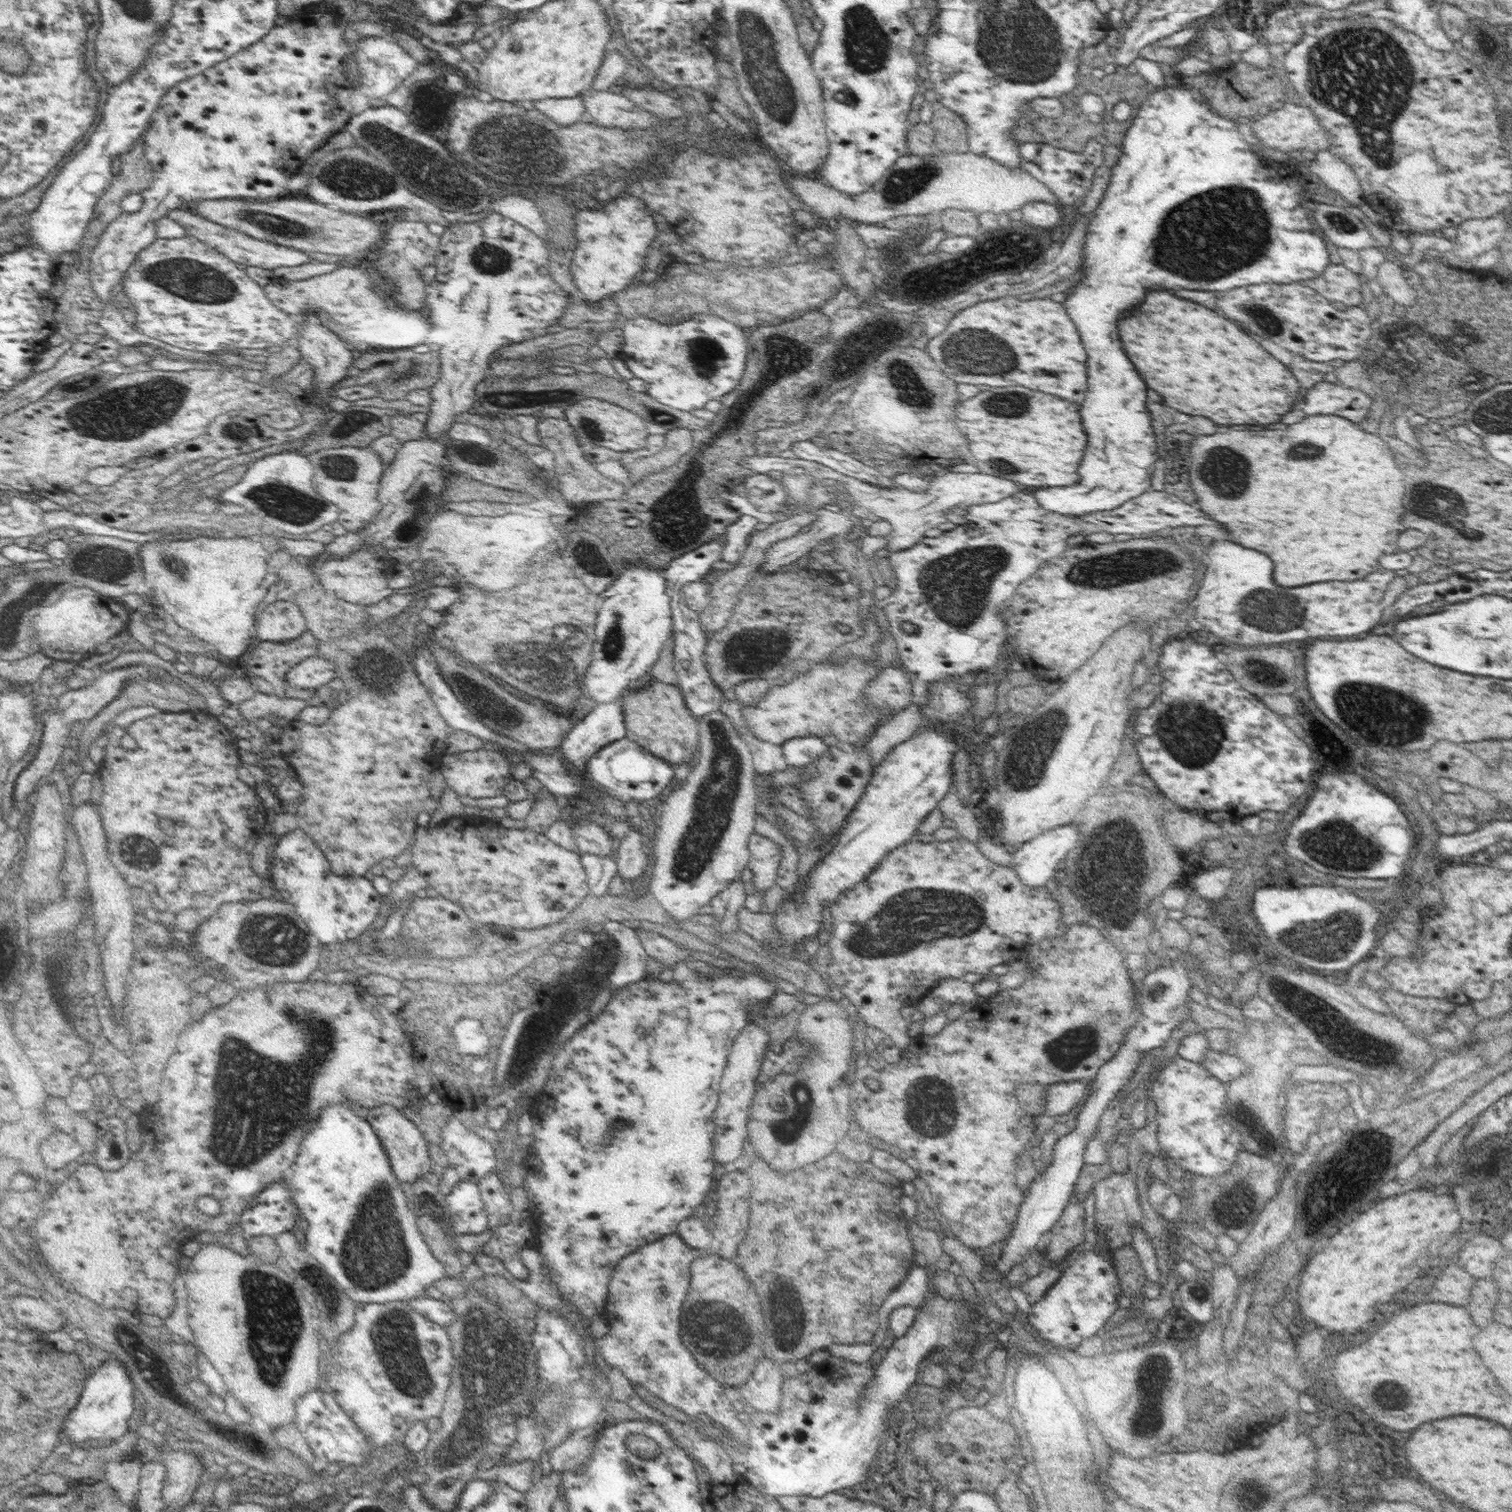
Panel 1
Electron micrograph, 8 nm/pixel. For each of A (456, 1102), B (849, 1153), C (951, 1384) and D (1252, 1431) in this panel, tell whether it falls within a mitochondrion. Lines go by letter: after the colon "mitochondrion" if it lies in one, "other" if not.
A: other
B: other
C: other
D: other

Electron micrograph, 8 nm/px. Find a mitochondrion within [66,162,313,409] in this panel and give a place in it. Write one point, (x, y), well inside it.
(199, 281)

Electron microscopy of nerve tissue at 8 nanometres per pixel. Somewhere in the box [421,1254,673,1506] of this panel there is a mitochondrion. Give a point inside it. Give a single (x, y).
(491, 1374)

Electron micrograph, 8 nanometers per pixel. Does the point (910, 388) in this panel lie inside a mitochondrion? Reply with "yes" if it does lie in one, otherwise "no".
yes

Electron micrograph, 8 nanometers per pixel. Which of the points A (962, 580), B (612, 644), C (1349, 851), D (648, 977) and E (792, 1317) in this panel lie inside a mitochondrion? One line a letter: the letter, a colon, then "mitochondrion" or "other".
A: mitochondrion
B: mitochondrion
C: mitochondrion
D: other
E: mitochondrion

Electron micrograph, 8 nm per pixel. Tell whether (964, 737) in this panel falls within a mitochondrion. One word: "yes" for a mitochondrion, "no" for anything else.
no

